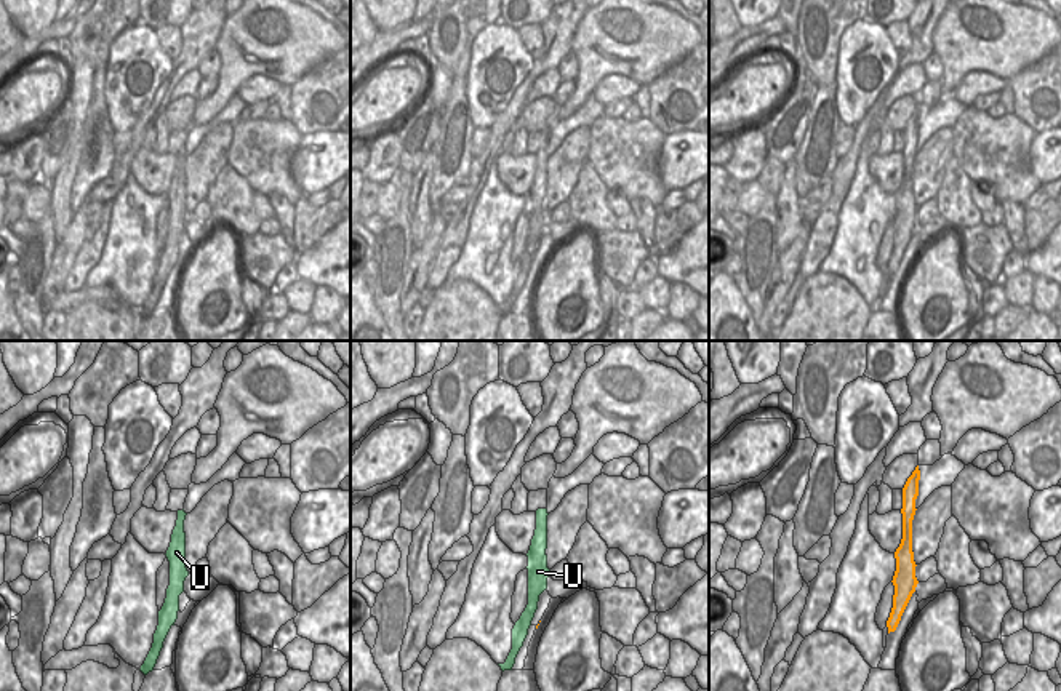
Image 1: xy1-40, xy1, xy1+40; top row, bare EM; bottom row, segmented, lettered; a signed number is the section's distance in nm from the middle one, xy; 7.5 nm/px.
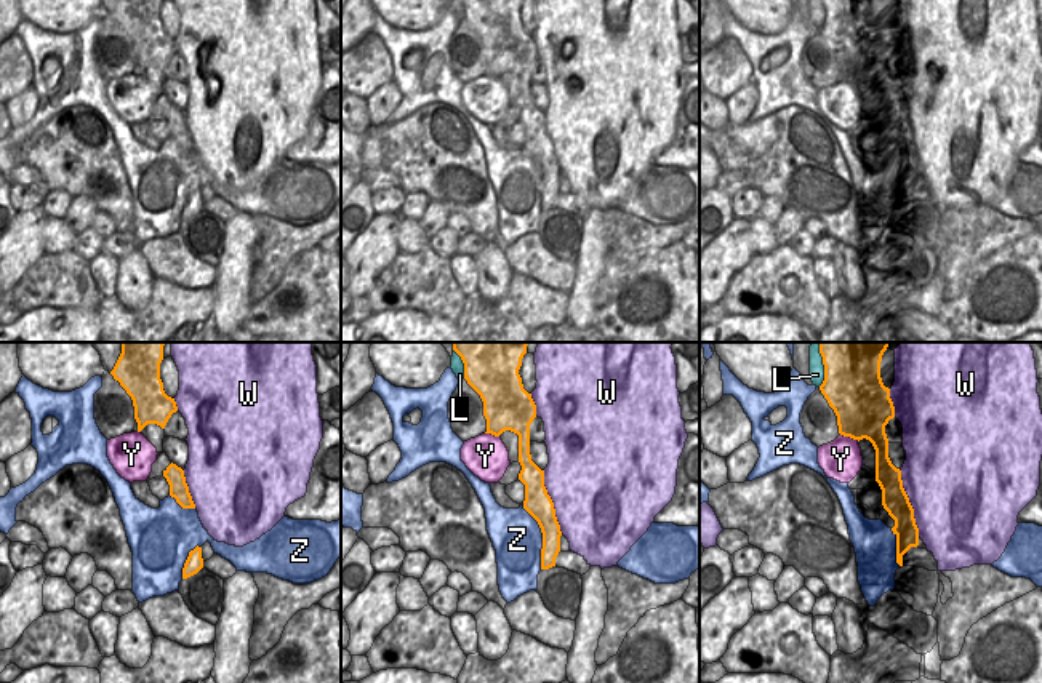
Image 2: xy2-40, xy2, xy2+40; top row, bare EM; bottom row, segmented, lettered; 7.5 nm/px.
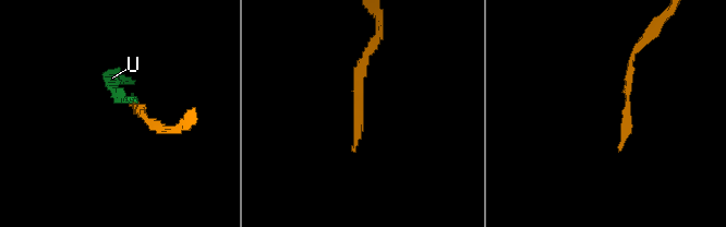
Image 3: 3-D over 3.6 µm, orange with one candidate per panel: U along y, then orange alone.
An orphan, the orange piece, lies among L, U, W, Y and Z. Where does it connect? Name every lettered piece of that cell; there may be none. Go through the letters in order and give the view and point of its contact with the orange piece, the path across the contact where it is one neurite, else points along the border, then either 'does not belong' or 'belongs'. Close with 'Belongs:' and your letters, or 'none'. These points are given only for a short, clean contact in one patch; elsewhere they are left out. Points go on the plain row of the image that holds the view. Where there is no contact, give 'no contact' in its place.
L: xy2+40 (825, 15) | does not belong
U: no contact | belongs
W: xy2+40 (909, 146) | does not belong
Y: xy2+40 (850, 79) | along xy2+40 (841, 75), (858, 82) | does not belong
Z: xy2 (543, 179) | does not belong
Belongs: U

